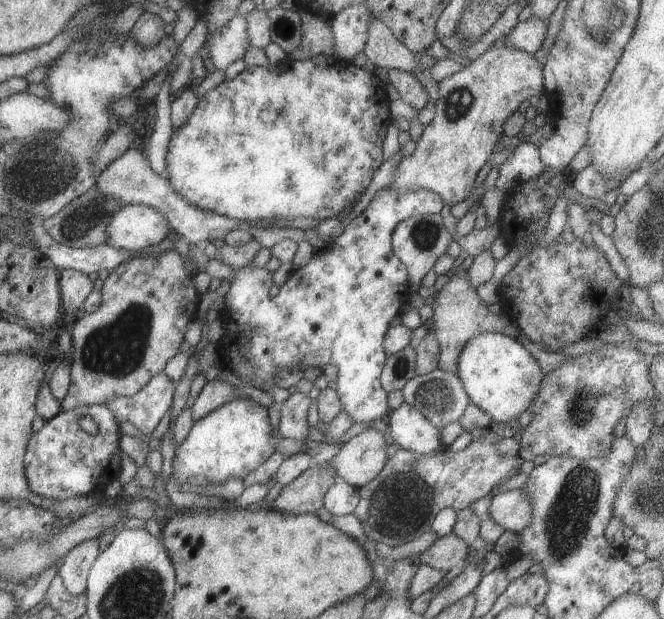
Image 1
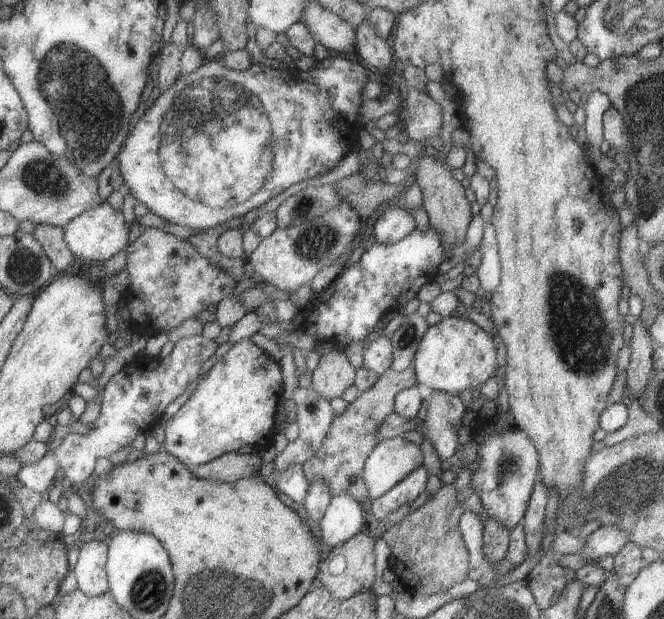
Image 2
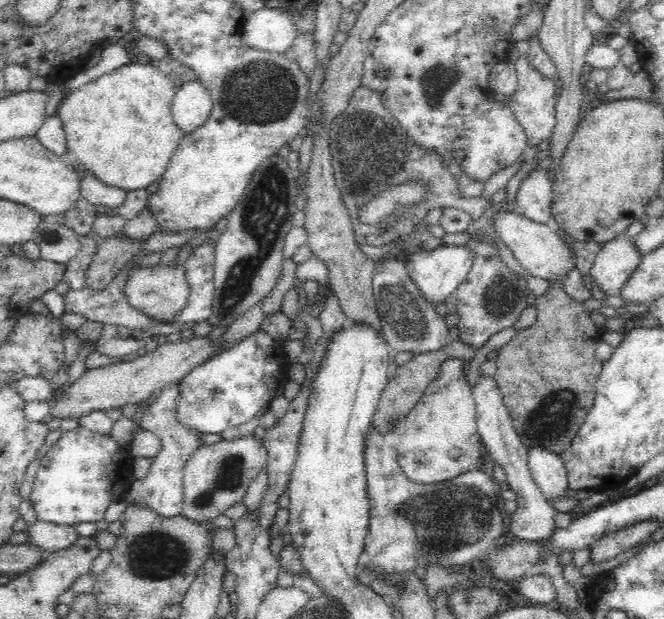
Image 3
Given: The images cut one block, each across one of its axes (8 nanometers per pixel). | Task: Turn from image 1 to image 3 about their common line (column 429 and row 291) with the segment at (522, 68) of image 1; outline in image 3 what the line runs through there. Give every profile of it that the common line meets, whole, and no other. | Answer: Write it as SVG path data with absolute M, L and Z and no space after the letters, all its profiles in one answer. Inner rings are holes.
M139 261L127 272L123 293L126 300L140 312L158 320L159 323L169 322L174 313L178 312L189 299L190 281L186 279L186 267L172 261L168 264L158 263L146 267Z

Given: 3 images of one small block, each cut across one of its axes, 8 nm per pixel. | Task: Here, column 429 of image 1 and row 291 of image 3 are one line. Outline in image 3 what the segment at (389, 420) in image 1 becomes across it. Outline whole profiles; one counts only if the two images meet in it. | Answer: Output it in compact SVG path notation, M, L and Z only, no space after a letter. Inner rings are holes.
M445 242L433 250L421 249L404 258L406 270L424 293L424 299L434 304L445 302L448 297L452 298L458 285L466 280L473 262L474 251L468 245L452 245Z

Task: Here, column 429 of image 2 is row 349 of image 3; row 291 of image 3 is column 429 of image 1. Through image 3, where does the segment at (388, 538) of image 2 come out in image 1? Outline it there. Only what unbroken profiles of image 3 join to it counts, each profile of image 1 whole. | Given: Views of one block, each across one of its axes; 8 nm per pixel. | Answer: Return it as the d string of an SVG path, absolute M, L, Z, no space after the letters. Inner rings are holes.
M451 532L435 538L431 545L419 554L419 562L433 570L446 573L460 560L464 560L468 552L467 544Z

